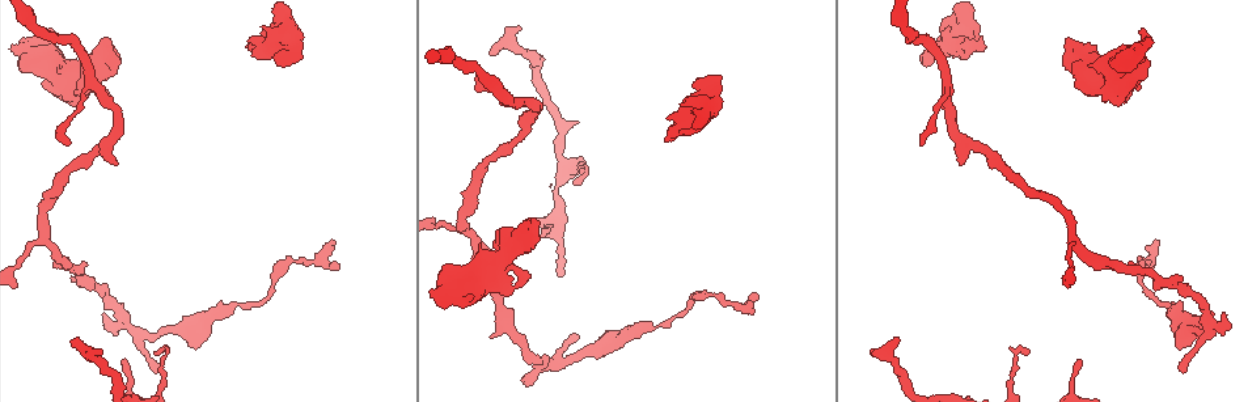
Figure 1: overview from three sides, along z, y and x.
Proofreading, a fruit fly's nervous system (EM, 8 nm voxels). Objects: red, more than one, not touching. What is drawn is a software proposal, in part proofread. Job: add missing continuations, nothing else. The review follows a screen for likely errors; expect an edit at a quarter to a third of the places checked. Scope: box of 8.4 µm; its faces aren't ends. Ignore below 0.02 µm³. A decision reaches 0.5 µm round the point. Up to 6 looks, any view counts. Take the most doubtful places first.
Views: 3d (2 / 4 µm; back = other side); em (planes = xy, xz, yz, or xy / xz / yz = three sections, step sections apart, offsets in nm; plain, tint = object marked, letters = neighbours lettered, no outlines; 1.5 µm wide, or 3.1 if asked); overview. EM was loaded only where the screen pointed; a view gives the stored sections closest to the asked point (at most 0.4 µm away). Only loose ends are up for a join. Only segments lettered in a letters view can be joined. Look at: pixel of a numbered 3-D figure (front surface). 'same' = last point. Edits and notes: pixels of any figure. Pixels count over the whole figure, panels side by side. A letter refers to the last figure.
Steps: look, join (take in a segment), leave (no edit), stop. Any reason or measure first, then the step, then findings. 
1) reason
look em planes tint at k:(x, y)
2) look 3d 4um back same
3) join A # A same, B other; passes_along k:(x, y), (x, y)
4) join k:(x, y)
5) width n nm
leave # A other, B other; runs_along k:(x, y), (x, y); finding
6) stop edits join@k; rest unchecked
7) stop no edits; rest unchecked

an open end
look 3d 2um at 1:(667, 142)

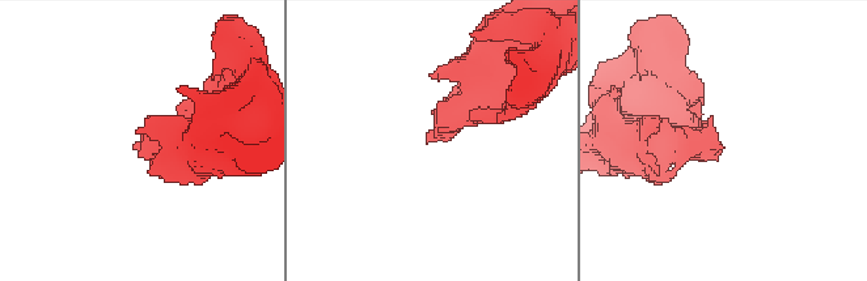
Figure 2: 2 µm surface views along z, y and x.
now the EM
look em planes letters at 2:(426, 142)

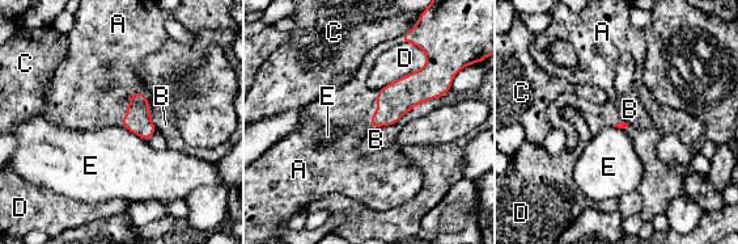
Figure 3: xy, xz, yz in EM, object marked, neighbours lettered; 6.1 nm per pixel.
join A # A same, B other, C other, D other, E other; passes_along 3:(398, 97), (378, 109), (347, 110); the cell continues

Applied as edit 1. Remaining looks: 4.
look overview

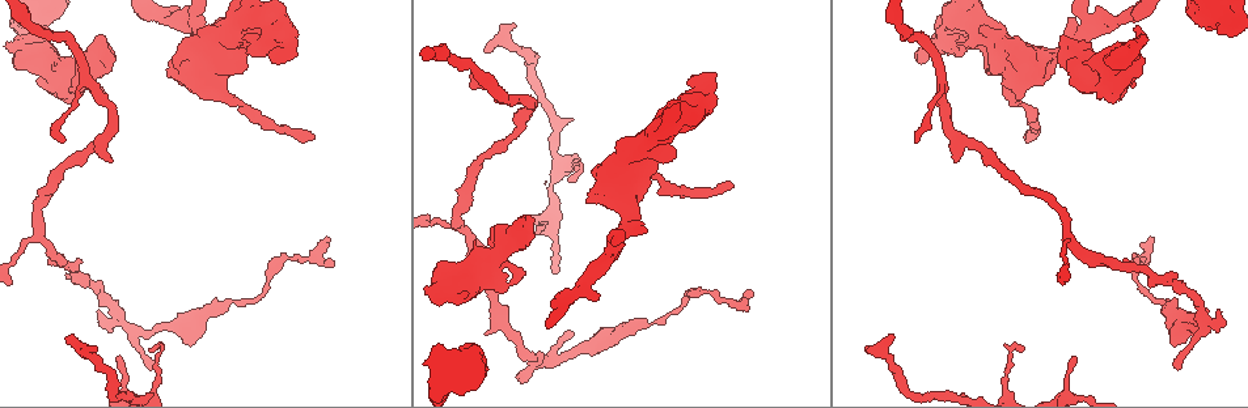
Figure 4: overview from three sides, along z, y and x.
branch stops here
look 3d 2um at 4:(1061, 62)

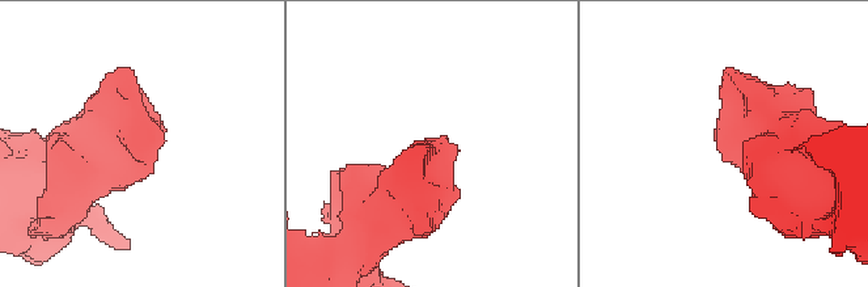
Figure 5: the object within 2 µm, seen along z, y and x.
look em planes tint at 5:(724, 140)

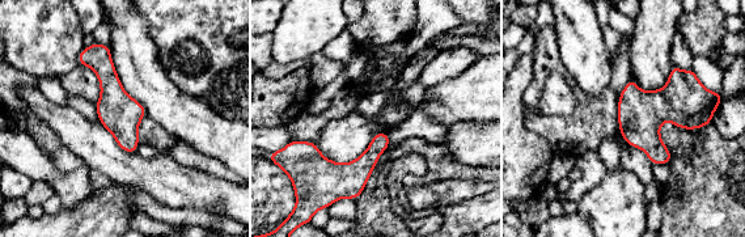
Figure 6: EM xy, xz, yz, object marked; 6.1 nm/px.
look em planes letters same

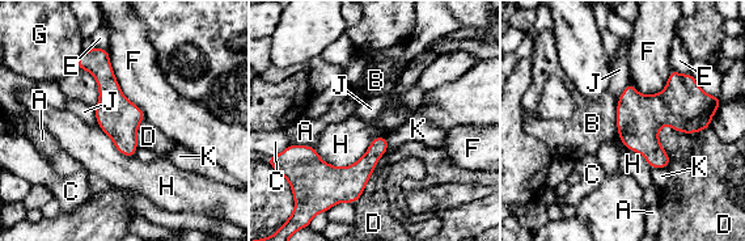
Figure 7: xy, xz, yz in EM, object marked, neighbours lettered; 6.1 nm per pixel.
width 260 nm; longest_contact F 500 nm
leave # A other, B other, C other, D other, E other, F other, G other, H other, J other, K other; no lettered segment goes on from it

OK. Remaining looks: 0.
stop edits join@3; rest unchecked

